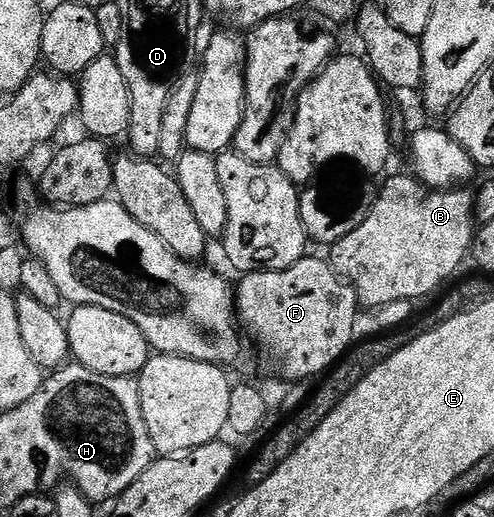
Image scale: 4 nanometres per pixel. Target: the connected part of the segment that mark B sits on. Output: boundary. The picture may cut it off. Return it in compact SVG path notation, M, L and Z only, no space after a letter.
M388 174L382 180L383 188L378 188L375 204L373 209L369 209L369 217L365 217L365 221L361 221L361 225L357 225L357 229L353 229L353 233L349 233L349 237L341 237L341 241L330 244L329 262L332 269L339 274L347 283L351 284L351 288L355 290L355 295L359 299L360 304L364 308L378 309L389 305L393 301L405 301L410 299L412 301L420 301L426 295L431 295L439 286L442 285L446 279L451 279L455 275L455 270L462 265L463 262L468 262L469 256L473 251L473 244L475 241L475 232L477 230L477 220L475 217L475 191L471 189L448 189L445 191L436 191L428 189L423 186L418 178L407 175L391 175Z

